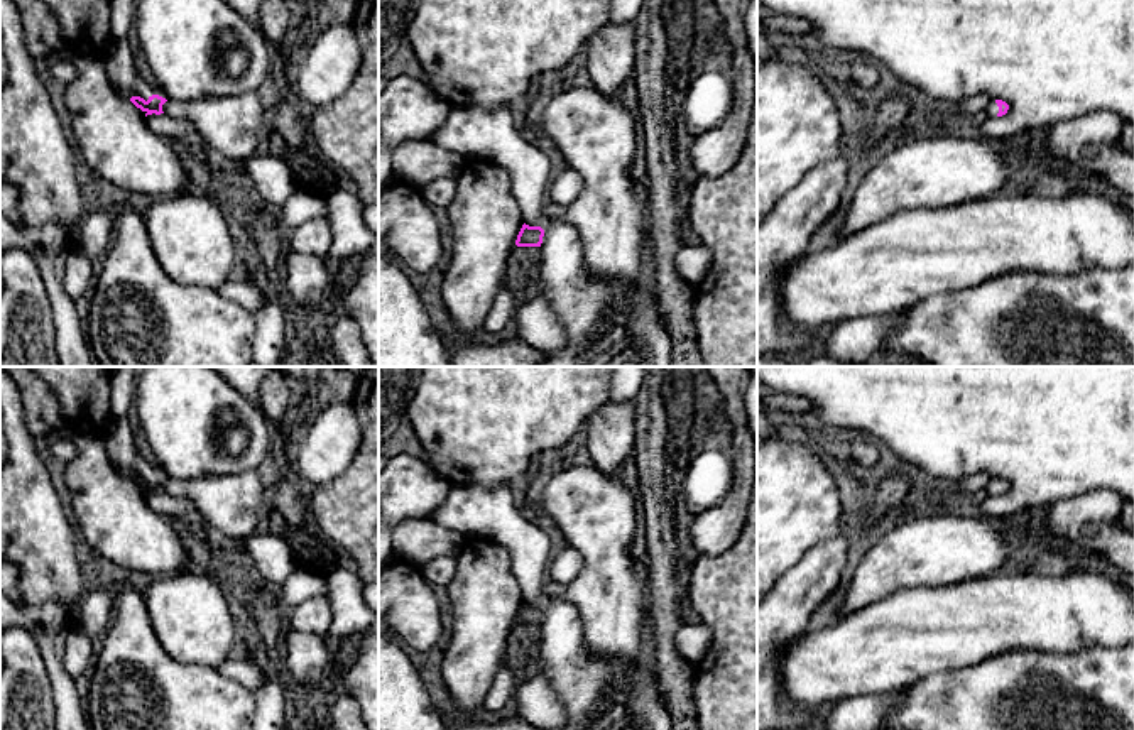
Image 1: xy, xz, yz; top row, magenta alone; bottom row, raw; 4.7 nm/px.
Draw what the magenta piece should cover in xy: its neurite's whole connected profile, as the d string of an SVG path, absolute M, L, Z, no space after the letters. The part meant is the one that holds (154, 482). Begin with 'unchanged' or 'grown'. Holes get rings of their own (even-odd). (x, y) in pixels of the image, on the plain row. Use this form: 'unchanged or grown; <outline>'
grown; M257 470L242 471L238 475L204 477L194 480L169 480L159 473L149 475L145 480L140 475L132 475L130 480L147 493L167 493L183 498L196 507L204 522L220 531L225 537L242 541L260 529L260 517L267 510L267 490Z

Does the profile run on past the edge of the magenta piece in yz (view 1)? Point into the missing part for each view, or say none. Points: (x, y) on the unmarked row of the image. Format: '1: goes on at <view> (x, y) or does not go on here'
1: goes on at yz (991, 487)

